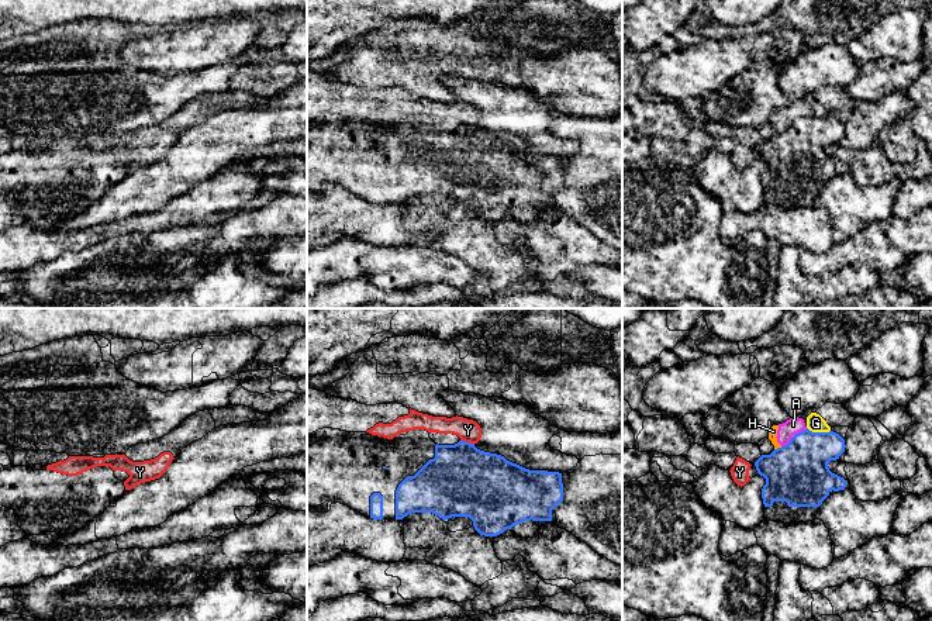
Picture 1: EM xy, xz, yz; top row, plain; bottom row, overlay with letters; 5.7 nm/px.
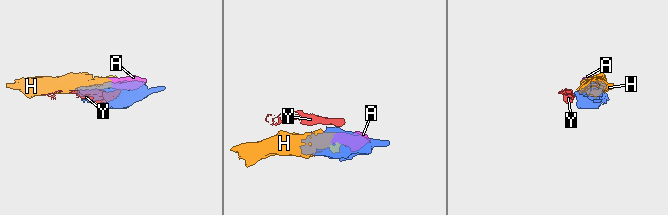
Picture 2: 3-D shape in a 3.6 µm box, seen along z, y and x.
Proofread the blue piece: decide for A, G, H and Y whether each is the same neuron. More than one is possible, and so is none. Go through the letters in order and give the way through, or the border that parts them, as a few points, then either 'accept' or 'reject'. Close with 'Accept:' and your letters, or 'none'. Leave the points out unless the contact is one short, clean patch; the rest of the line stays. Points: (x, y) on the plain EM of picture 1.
A: reject
G: along yz (807, 111), (813, 116), (829, 116) | reject
H: reject
Y: along xz (461, 124), (473, 128) | reject
Accept: none

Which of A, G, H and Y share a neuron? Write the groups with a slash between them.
A G H / Y

